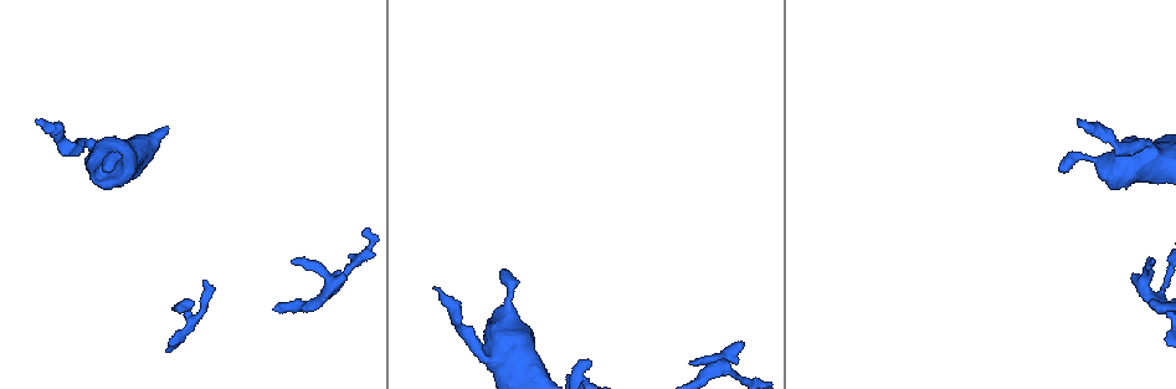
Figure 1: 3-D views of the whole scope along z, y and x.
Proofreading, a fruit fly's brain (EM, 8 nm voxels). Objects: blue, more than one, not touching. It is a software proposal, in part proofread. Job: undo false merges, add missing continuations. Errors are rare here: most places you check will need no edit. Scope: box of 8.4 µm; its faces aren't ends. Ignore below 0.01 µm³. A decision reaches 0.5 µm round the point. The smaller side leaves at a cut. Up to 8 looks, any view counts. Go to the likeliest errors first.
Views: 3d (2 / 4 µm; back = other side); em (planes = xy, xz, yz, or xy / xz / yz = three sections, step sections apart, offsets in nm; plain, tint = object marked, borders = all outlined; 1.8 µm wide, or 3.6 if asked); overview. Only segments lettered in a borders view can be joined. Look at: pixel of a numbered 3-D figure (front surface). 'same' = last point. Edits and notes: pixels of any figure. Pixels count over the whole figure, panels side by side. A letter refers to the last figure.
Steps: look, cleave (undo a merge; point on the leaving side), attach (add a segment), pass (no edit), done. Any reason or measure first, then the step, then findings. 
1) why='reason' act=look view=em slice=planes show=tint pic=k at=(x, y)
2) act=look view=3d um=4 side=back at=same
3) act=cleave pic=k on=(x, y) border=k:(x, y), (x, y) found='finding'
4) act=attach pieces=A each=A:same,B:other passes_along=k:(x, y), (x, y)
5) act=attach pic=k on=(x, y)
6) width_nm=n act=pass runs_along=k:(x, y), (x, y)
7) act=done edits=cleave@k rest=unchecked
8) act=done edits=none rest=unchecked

act=look view=3d um=4 pic=1 at=(38, 123)

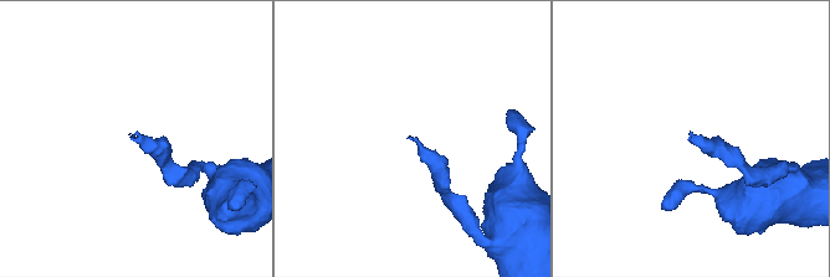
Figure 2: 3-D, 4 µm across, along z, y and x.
act=look view=em slice=planes show=borders pic=2 at=(133, 138)

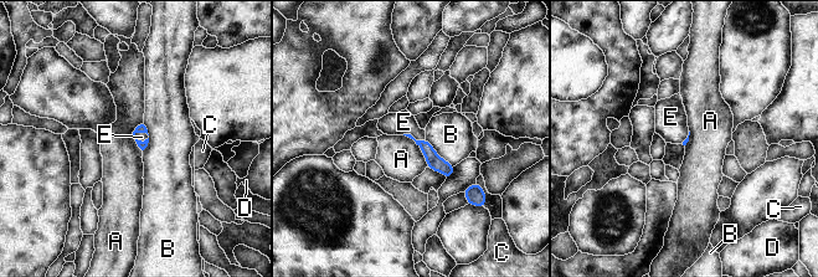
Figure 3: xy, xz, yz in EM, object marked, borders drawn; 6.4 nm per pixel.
act=attach pieces=E each=A:other,B:other,C:other,D:other,E:same found='the neuron continues'

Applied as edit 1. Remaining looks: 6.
why='redraw' act=look view=overview

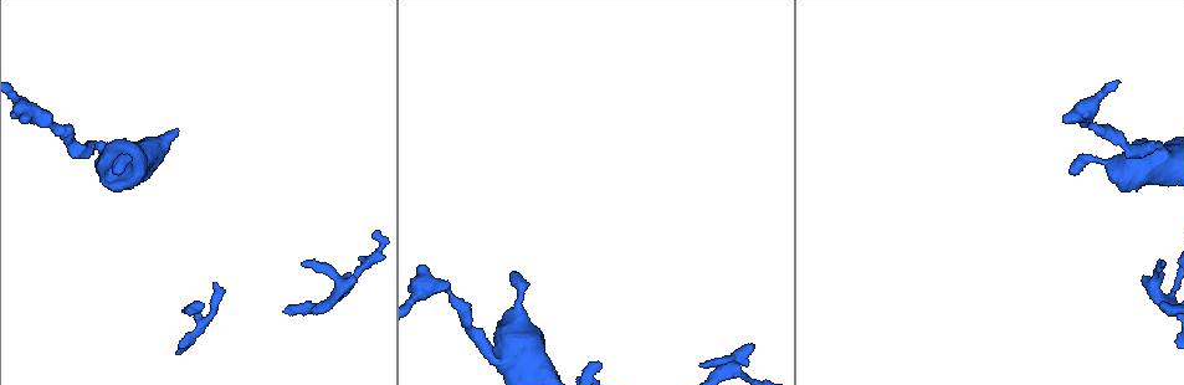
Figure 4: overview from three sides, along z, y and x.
why='an open end' act=look view=em slice=planes show=borders pic=4 at=(702, 367)

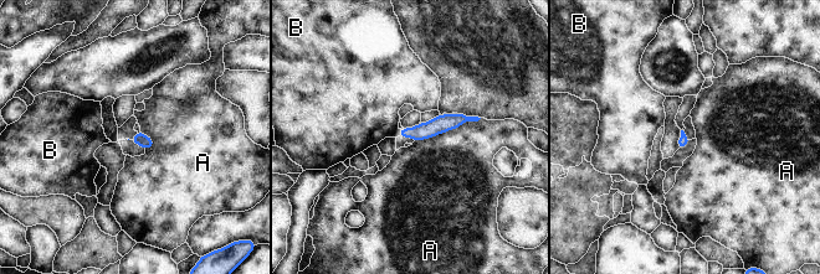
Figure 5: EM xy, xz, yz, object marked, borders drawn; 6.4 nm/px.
act=pass each=A:other,B:other found='none of them fits'

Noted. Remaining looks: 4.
why='free end' act=look view=3d um=4 pic=4 at=(117, 170)

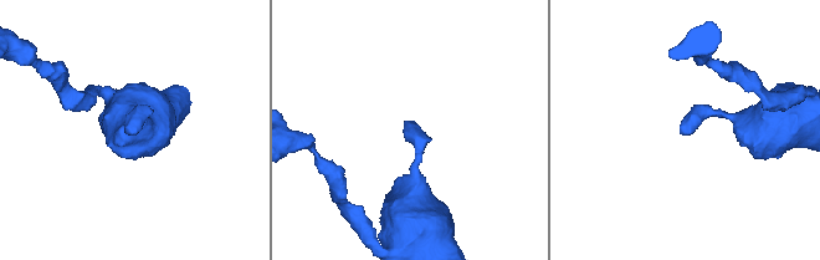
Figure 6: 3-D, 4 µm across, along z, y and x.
why='shape alone is not enough' act=look view=em slice=planes show=borders pic=6 at=(409, 123)

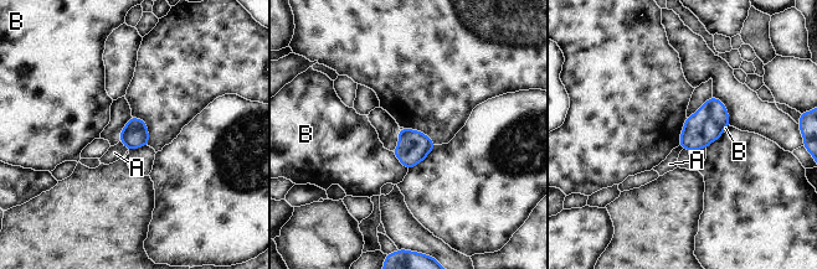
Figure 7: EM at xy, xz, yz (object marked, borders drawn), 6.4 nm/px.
act=pass each=A:other,B:other border=7:(119, 141), (128, 149) found='none of them fits'

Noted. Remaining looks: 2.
why='sharp bend' act=look view=em um=3.6 slice=planes show=borders pic=4 at=(1159, 150)

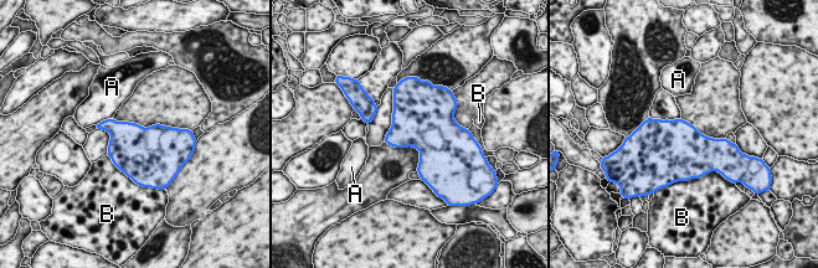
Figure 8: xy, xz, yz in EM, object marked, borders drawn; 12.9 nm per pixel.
act=pass each=A:other,B:other border=8:(112, 117), (101, 120), (96, 125) found='one neuron here'

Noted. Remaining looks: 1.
act=done edits=attach@3 rest=unchecked

